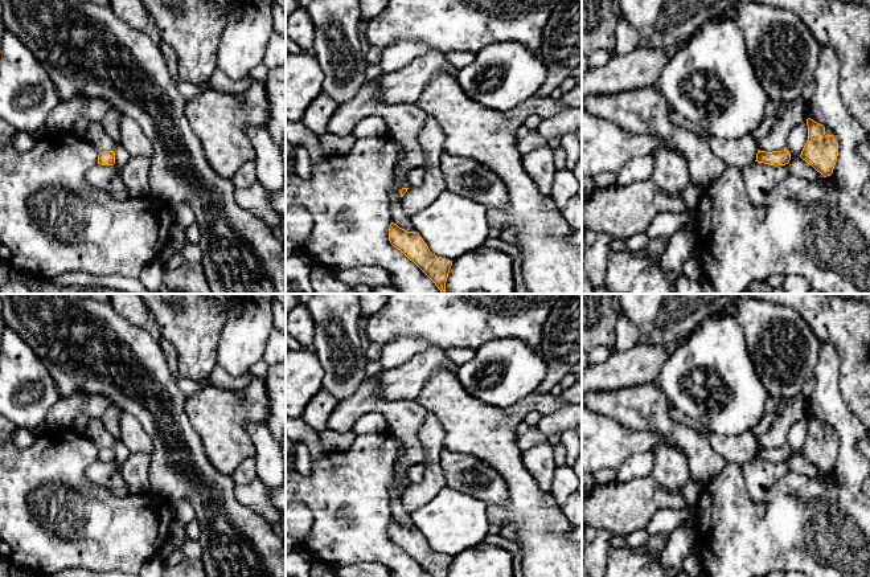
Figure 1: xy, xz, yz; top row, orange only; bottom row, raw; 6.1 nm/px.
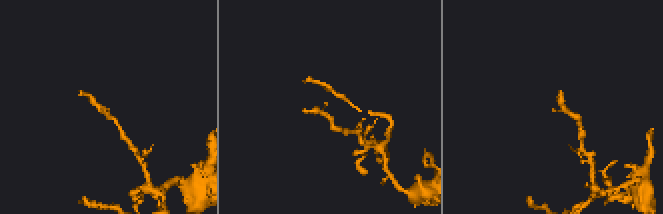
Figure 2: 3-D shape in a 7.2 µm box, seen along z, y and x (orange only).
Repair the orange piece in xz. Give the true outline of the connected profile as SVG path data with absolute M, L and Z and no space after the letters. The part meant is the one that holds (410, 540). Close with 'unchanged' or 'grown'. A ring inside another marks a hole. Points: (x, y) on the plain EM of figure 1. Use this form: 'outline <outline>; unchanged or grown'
outline M391 519L389 523L389 537L431 577L447 577L452 557L432 551L418 528L407 528Z; unchanged

